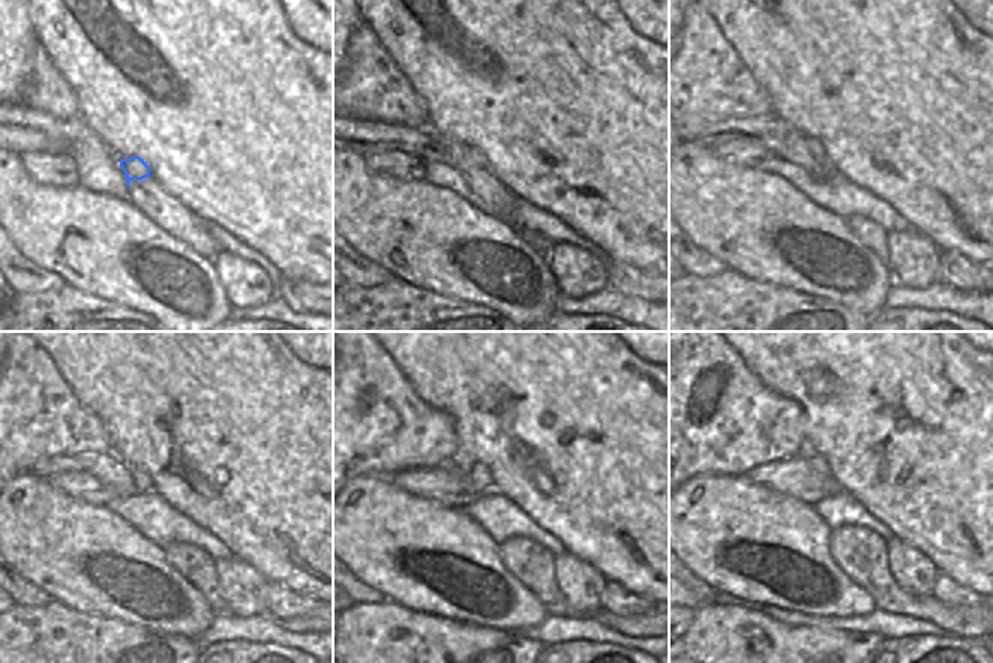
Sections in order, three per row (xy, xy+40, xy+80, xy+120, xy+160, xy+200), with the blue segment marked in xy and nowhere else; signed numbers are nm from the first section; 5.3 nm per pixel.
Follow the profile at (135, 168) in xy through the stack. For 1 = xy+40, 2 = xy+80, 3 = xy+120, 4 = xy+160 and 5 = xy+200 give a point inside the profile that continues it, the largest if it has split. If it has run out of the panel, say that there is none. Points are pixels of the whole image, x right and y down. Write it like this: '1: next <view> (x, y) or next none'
1: next xy+40 (476, 155)
2: next xy+80 (813, 146)
3: next xy+120 (141, 480)
4: next xy+160 (477, 474)
5: next xy+200 (816, 462)

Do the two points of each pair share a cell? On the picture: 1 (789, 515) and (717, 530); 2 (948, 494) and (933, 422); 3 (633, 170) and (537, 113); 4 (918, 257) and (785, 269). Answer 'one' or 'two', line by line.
1: one
2: one
3: one
4: two

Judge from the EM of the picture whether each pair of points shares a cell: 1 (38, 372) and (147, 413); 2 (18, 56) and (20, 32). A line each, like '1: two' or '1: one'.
1: two
2: one

